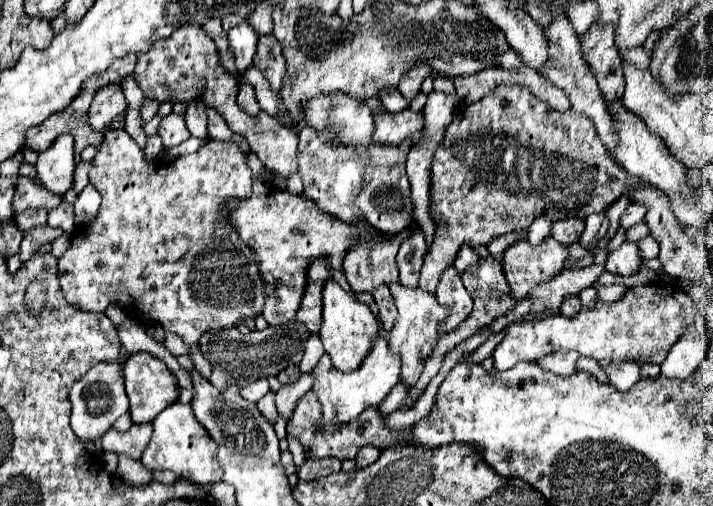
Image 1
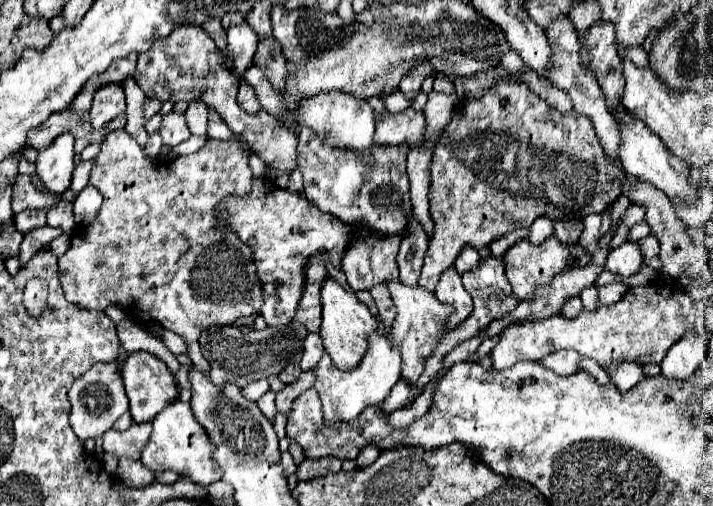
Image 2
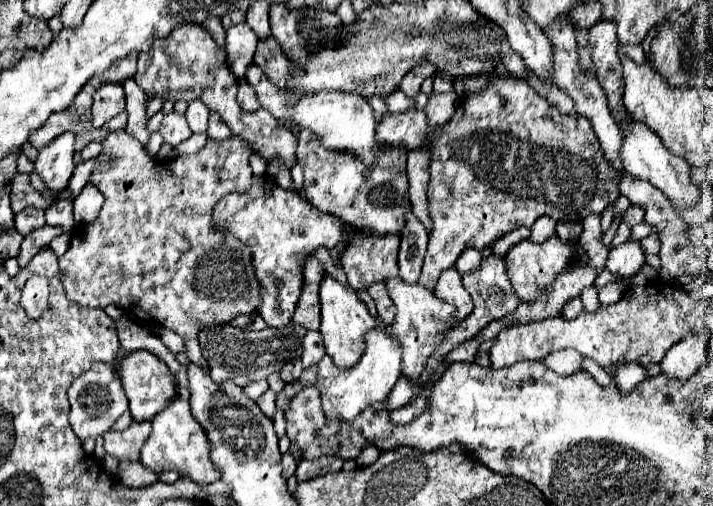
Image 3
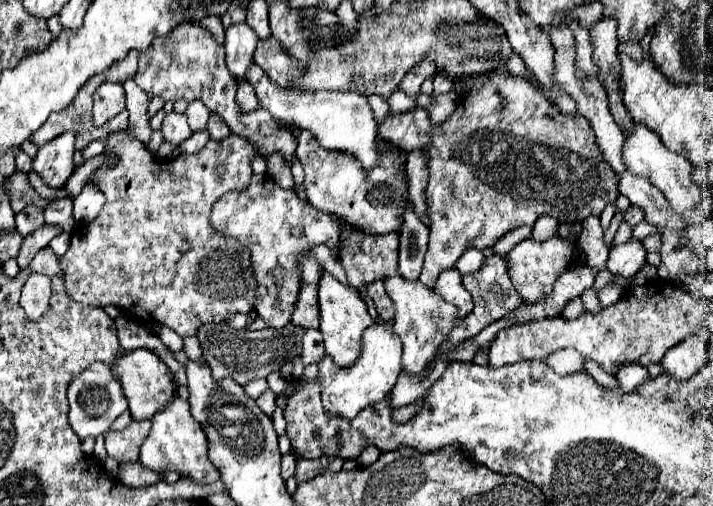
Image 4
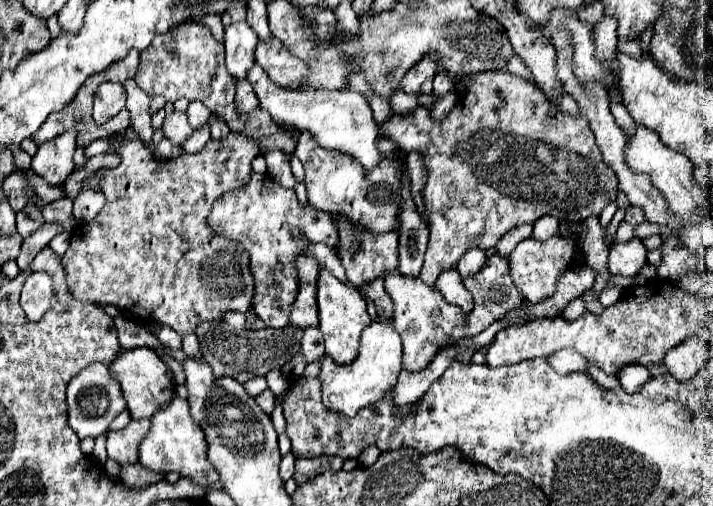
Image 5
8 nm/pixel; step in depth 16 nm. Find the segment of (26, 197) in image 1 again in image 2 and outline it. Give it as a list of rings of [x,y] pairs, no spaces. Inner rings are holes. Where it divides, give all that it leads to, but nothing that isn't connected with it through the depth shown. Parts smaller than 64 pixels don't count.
[[[18,176],[14,184],[14,196],[12,196],[12,208],[14,212],[22,212],[26,208],[54,208],[62,198],[56,194],[50,194],[46,188],[36,188],[30,180],[30,176]]]

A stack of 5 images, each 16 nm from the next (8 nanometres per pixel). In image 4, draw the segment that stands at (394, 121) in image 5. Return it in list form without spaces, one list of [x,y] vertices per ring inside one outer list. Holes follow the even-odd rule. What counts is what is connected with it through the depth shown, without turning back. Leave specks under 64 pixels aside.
[[[488,72],[488,74],[480,74],[478,80],[482,82],[476,90],[472,90],[466,98],[462,98],[454,110],[454,114],[440,126],[432,126],[430,120],[428,120],[428,114],[426,110],[420,110],[420,108],[412,108],[404,114],[388,114],[380,124],[378,124],[378,142],[382,140],[390,140],[392,144],[404,148],[406,152],[410,150],[426,150],[430,152],[428,156],[428,170],[430,170],[430,182],[428,182],[428,188],[426,188],[426,202],[428,202],[428,216],[432,220],[432,228],[430,228],[430,242],[428,242],[428,252],[426,252],[426,260],[424,260],[424,266],[422,266],[422,274],[420,274],[420,282],[424,282],[424,286],[428,288],[434,288],[436,280],[438,280],[438,274],[448,270],[448,268],[454,268],[456,266],[456,260],[462,256],[464,250],[468,248],[478,248],[478,250],[484,250],[484,248],[492,248],[496,244],[496,240],[500,240],[506,232],[510,232],[512,228],[518,228],[518,226],[532,226],[540,216],[548,214],[560,222],[582,222],[586,216],[590,214],[600,214],[608,204],[616,202],[618,198],[618,180],[616,180],[616,172],[612,172],[612,166],[600,156],[600,148],[596,144],[596,136],[592,132],[592,126],[588,124],[588,120],[584,116],[568,116],[568,114],[562,114],[556,106],[552,106],[528,80],[524,78],[518,78],[518,76],[512,76],[512,74],[504,74],[504,72]]]

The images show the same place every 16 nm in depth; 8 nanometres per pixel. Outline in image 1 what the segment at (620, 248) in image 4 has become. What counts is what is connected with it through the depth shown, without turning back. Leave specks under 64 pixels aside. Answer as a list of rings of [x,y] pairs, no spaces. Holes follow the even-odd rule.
[[[624,242],[618,250],[614,250],[608,256],[606,262],[606,270],[612,274],[622,274],[622,276],[630,276],[634,272],[638,272],[642,264],[642,258],[638,254],[638,244],[634,242]]]

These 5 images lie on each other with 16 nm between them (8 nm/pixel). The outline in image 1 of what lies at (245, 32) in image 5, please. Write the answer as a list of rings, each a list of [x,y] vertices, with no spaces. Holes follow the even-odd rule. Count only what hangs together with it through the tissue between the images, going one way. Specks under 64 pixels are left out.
[[[242,22],[240,26],[236,26],[228,32],[228,40],[230,40],[230,48],[232,48],[234,58],[236,58],[238,72],[242,74],[244,68],[252,66],[258,34],[254,32],[254,28],[248,22]]]

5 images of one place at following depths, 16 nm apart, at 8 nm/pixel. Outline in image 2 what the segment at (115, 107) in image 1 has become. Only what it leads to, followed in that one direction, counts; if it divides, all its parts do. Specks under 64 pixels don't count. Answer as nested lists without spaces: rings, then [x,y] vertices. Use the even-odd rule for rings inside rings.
[[[106,84],[100,90],[96,90],[92,108],[90,108],[90,124],[100,130],[110,120],[114,120],[118,114],[124,114],[126,100],[124,90],[120,84]]]

